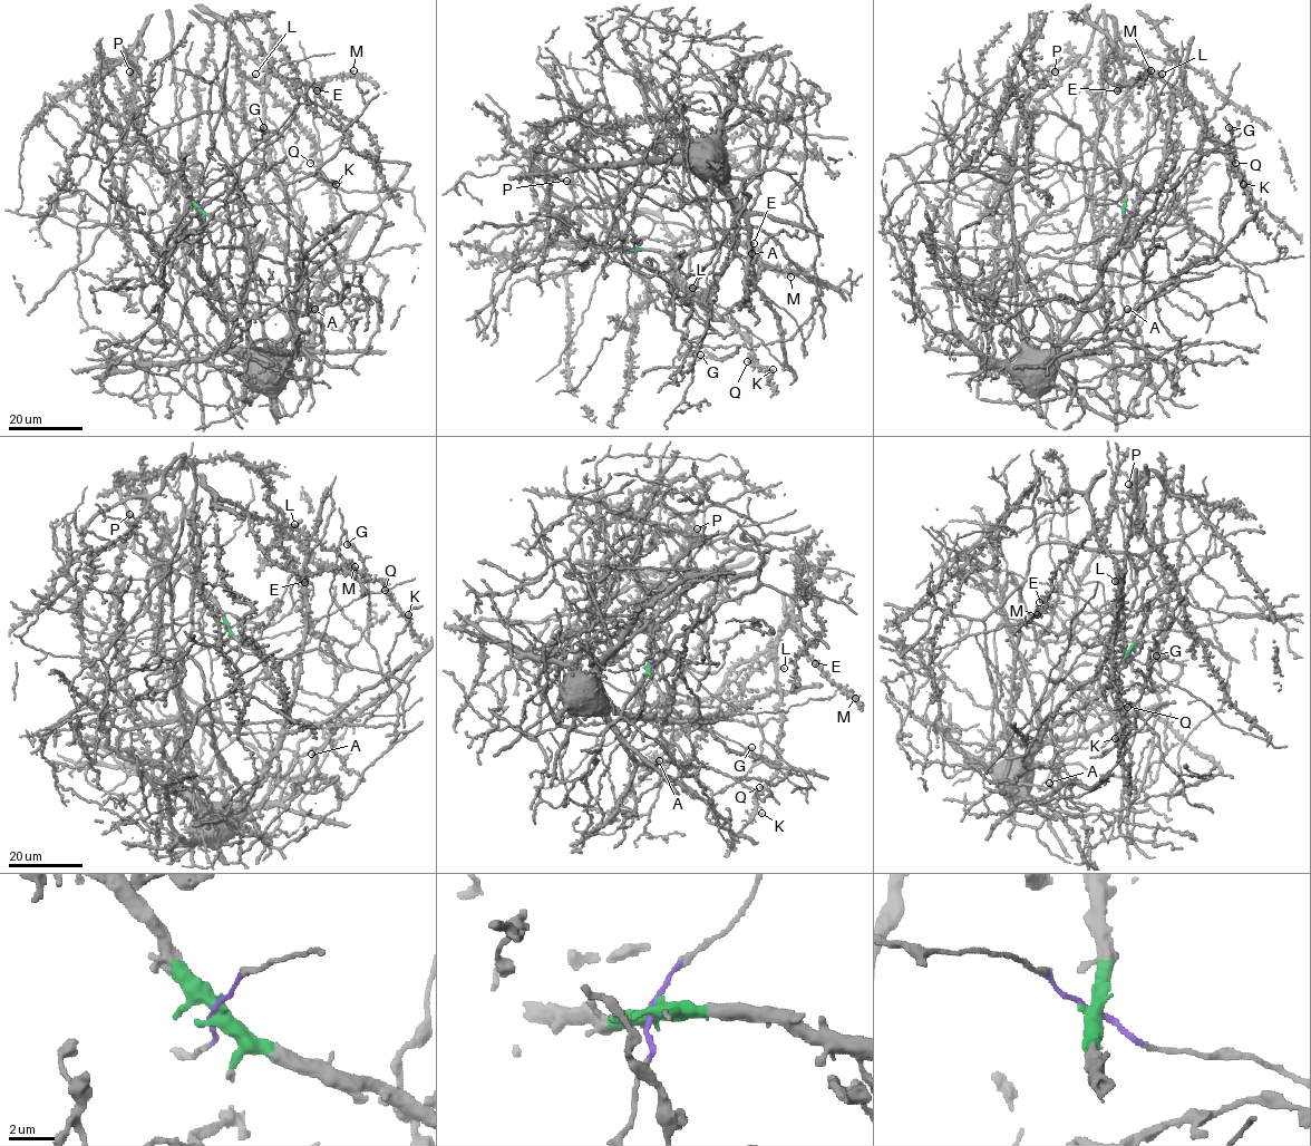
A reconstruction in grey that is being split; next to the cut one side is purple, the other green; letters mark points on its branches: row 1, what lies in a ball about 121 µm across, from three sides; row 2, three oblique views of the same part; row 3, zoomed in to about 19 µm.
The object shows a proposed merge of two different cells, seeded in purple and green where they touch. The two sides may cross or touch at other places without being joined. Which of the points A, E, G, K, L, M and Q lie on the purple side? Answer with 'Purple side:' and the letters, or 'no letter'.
Purple side: E, K, L, M, Q

